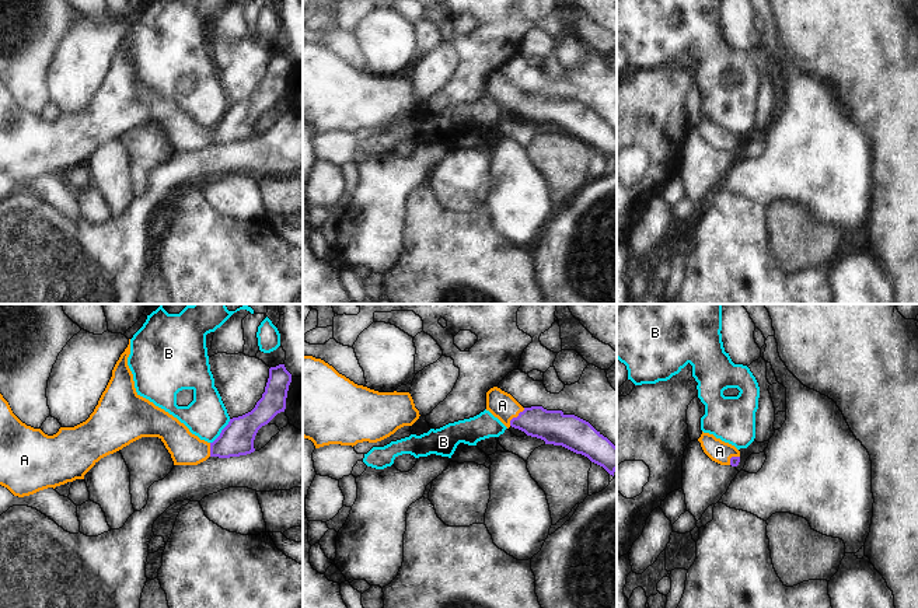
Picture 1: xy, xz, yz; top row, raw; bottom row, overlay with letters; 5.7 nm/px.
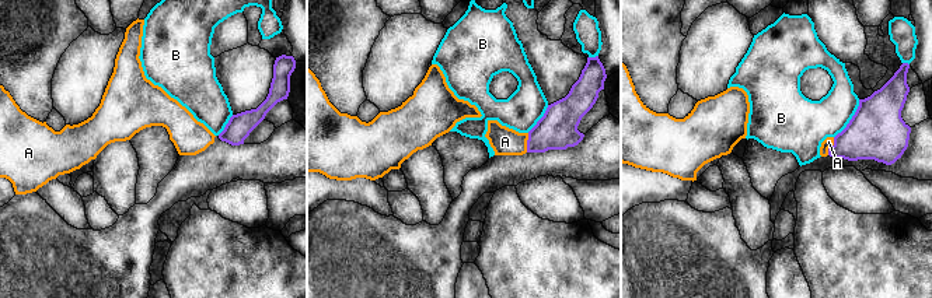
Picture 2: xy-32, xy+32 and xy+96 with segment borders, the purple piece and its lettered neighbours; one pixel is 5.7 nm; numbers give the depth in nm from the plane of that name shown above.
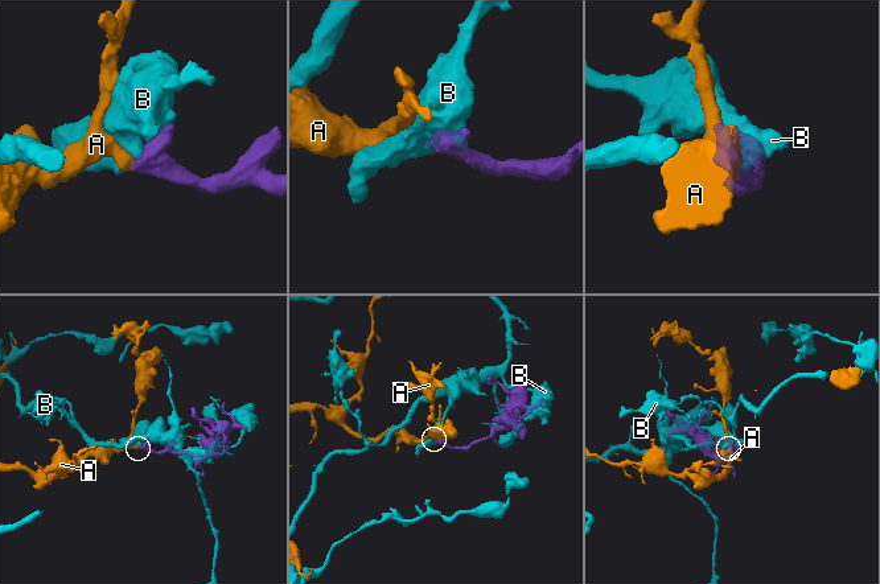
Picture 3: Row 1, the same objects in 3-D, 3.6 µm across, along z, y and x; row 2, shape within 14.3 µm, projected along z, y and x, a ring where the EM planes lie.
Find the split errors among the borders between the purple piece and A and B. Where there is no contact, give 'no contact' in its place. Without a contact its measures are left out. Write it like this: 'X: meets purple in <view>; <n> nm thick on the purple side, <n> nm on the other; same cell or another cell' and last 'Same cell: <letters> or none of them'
A: meets purple in xz; 190 nm thick on the purple side, 160 nm on the other; same cell
B: meets purple in xy; 190 nm thick on the purple side, 240 nm on the other; another cell
Same cell: A

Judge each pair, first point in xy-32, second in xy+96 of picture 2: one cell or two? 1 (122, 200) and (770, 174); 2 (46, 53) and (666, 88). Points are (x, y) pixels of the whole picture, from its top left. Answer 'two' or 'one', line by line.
1: two
2: one

